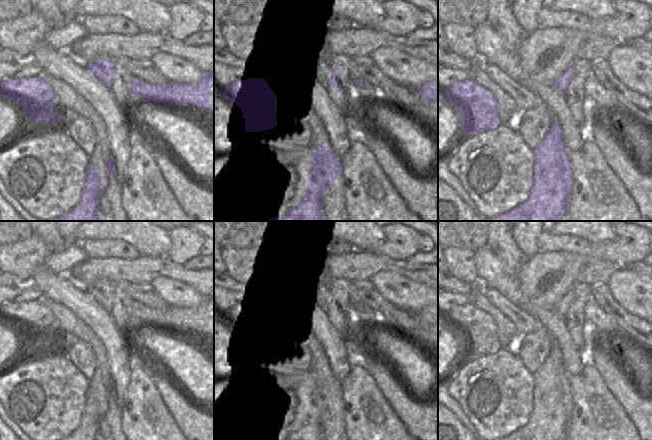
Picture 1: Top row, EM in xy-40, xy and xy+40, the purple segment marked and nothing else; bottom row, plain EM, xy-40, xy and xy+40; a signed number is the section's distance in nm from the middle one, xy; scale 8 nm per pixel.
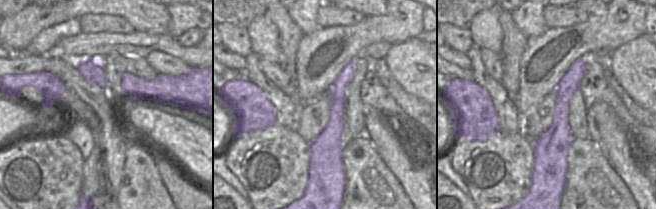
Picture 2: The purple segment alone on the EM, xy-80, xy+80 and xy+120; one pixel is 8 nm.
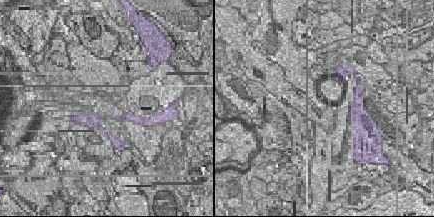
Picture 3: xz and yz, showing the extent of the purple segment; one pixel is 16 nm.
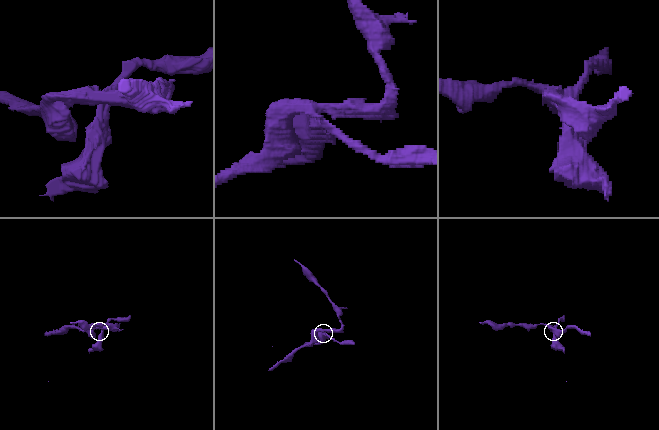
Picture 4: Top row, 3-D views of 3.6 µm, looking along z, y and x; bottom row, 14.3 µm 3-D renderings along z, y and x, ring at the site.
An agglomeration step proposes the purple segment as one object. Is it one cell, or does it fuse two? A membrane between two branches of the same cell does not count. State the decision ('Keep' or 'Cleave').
Cleave

